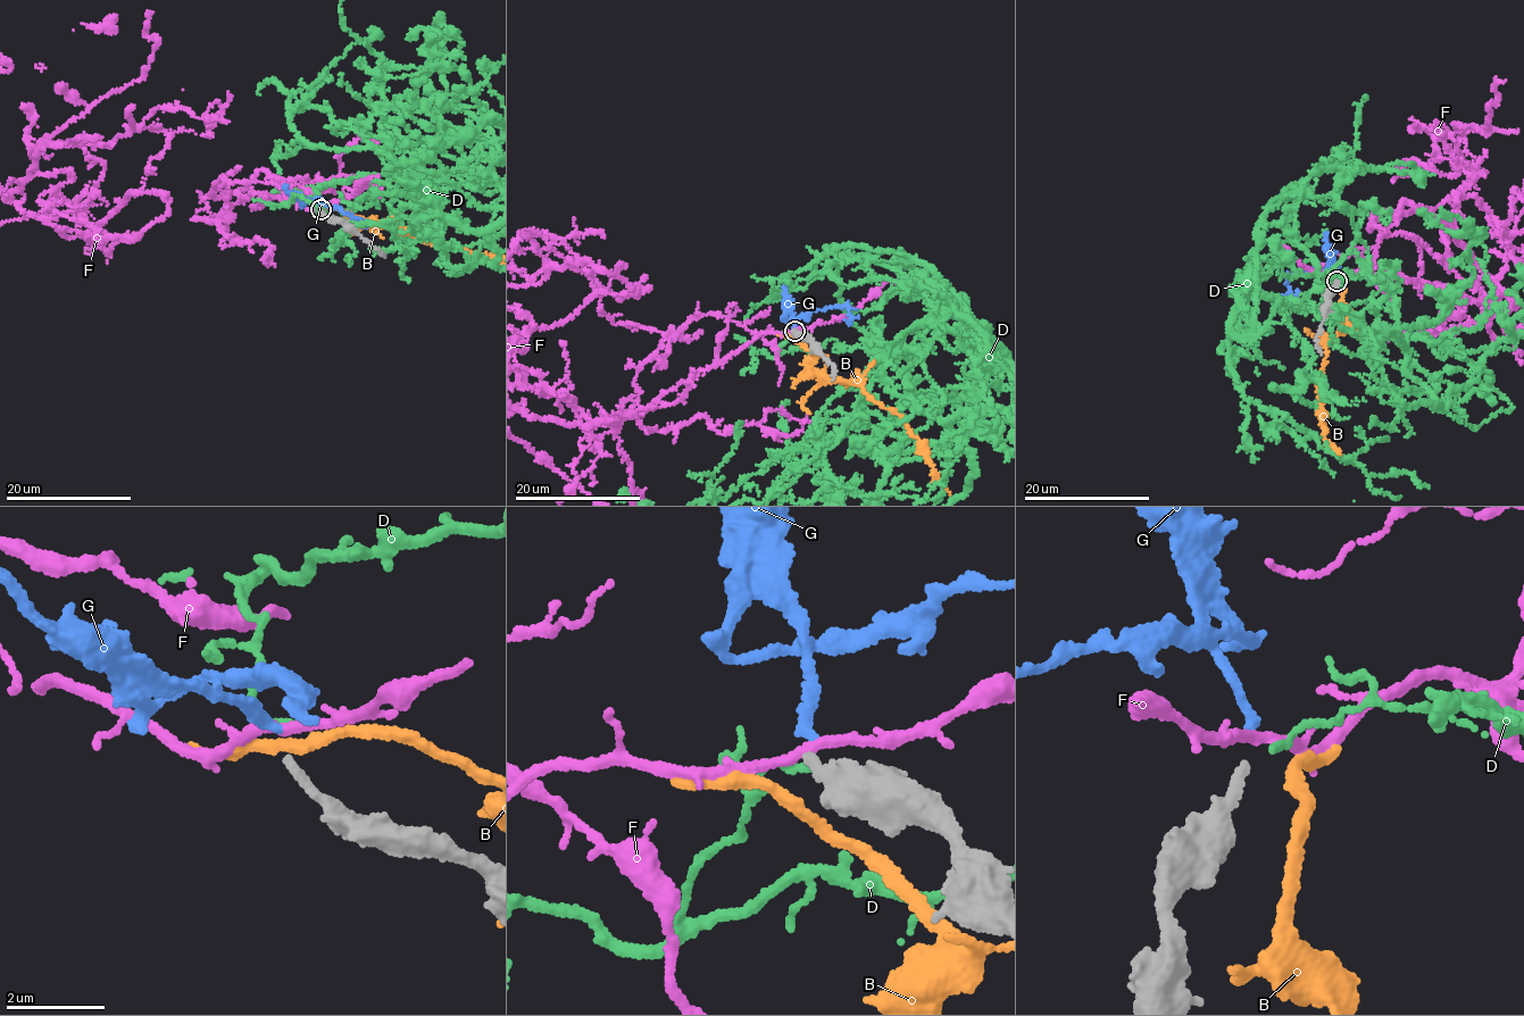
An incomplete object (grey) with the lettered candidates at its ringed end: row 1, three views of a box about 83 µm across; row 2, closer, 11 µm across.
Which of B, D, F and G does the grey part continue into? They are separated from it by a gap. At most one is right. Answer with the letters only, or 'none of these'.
G

